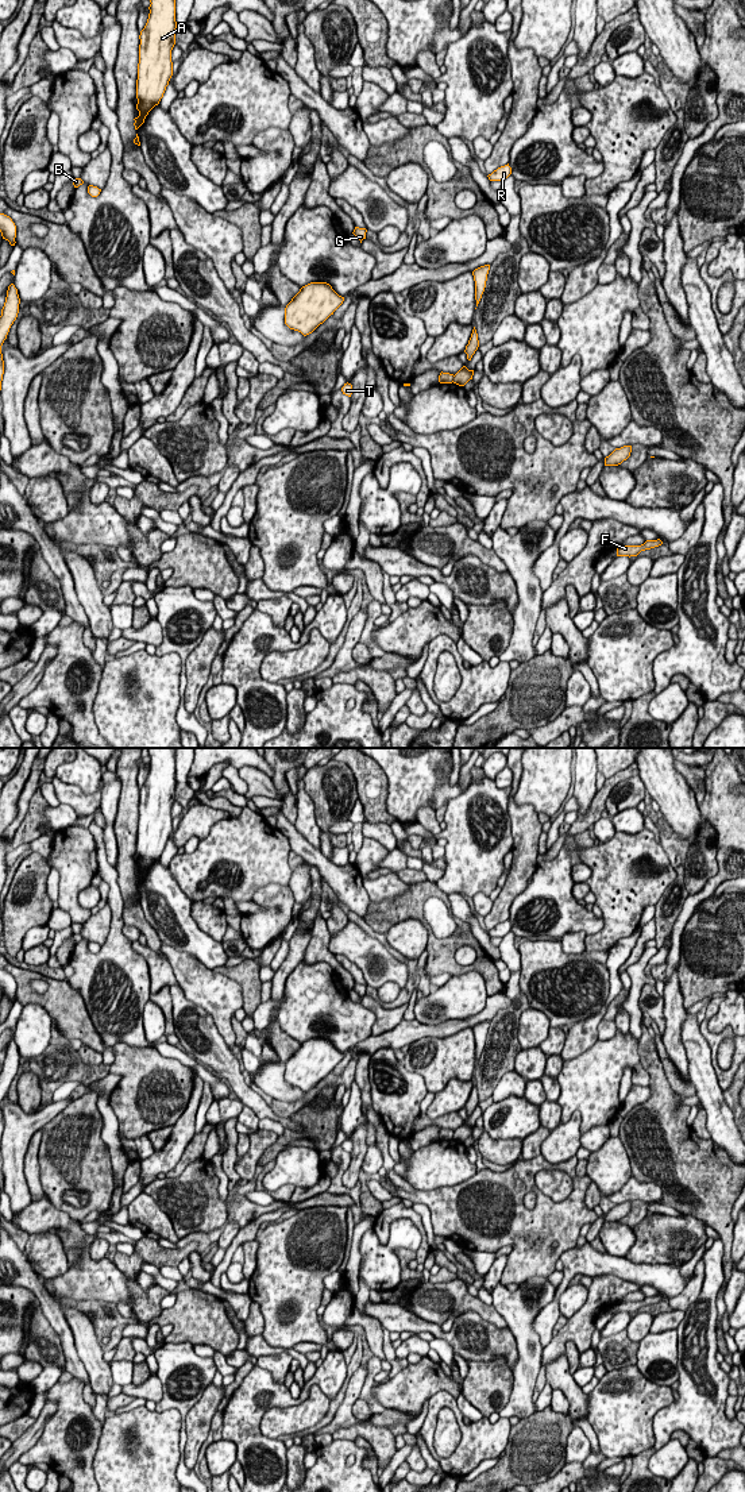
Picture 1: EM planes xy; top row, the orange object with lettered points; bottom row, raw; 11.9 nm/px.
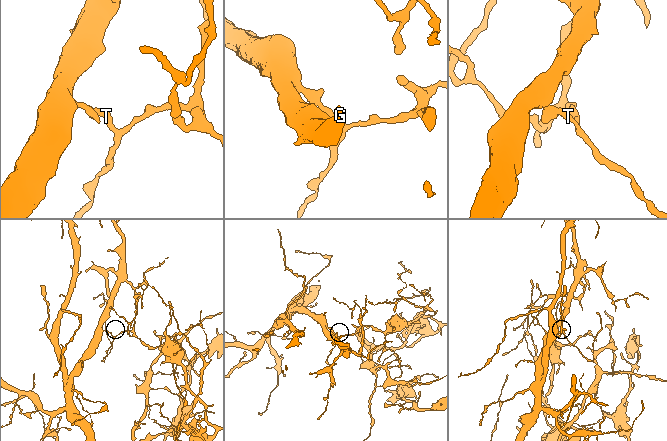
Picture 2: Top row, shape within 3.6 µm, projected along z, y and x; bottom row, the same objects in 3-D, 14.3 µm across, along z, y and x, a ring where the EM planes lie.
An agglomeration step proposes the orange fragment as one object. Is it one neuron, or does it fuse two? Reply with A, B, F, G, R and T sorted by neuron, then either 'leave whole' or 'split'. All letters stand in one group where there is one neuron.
groups A B G R T / F; split

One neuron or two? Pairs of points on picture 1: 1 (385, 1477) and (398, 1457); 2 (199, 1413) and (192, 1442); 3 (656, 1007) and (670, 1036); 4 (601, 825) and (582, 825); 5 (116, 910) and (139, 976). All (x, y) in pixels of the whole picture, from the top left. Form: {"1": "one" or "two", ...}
{"1": "one", "2": "one", "3": "two", "4": "two", "5": "one"}

